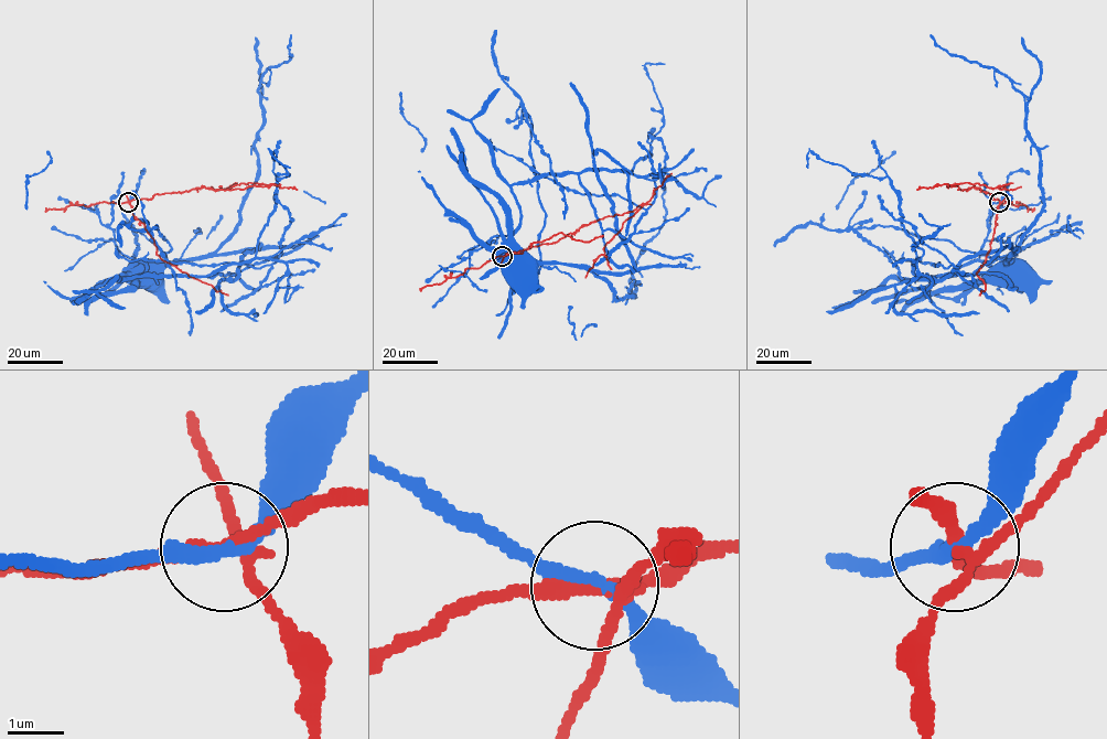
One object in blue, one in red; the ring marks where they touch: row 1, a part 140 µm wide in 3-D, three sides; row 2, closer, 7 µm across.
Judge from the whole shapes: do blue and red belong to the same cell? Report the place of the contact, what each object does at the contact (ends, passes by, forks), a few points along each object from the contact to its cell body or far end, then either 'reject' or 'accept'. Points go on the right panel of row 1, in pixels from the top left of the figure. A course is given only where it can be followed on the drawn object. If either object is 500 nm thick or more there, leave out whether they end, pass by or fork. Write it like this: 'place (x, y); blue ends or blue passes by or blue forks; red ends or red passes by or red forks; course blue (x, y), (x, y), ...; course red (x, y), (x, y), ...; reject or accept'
place (999, 202); blue passes by; red forks; course blue (1000, 202), (992, 203), (986, 241), (979, 255), (979, 259), (995, 268), (988, 271), (990, 276); course red (1000, 202), (973, 186), (960, 190), (957, 185), (948, 185), (967, 182), (1009, 190), (1021, 186); reject

